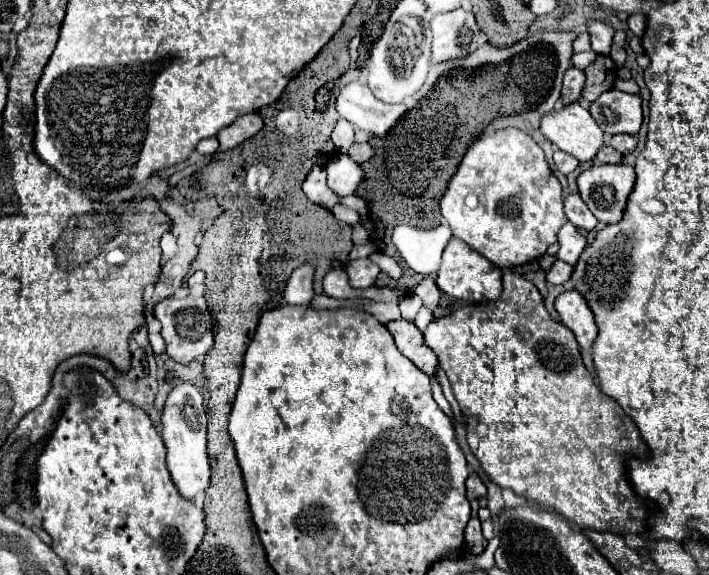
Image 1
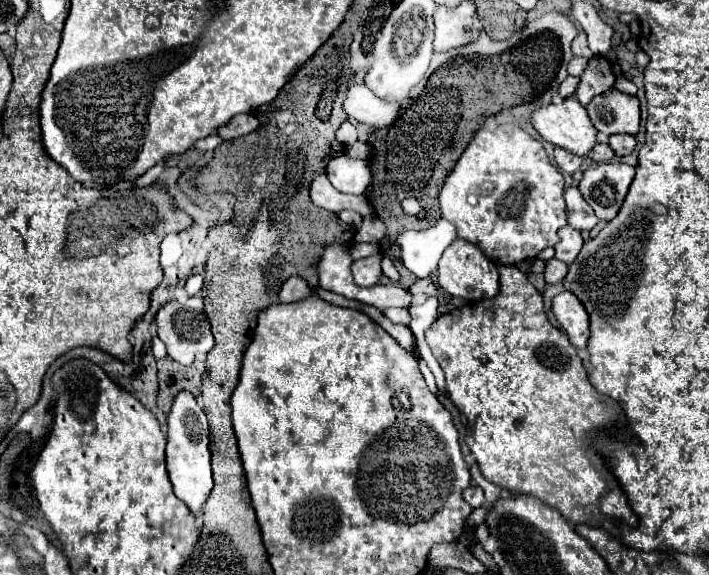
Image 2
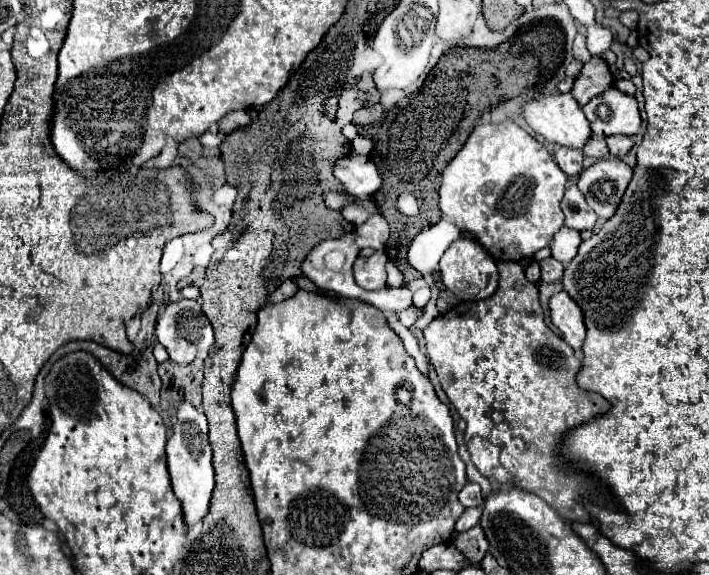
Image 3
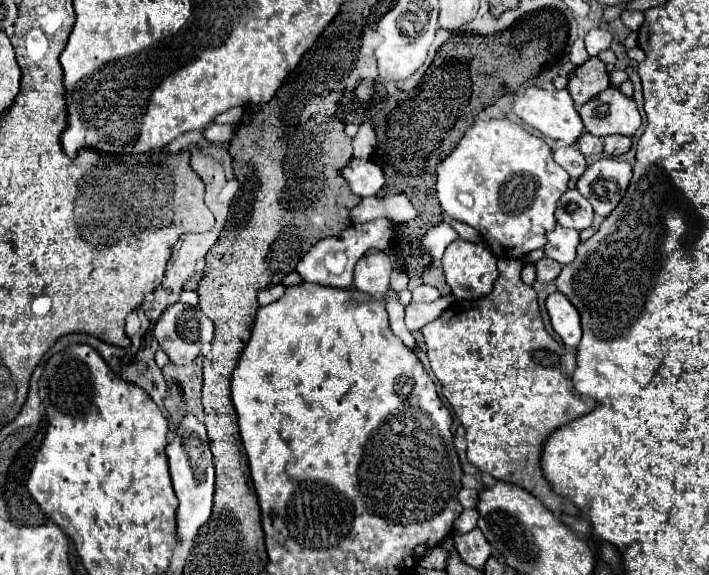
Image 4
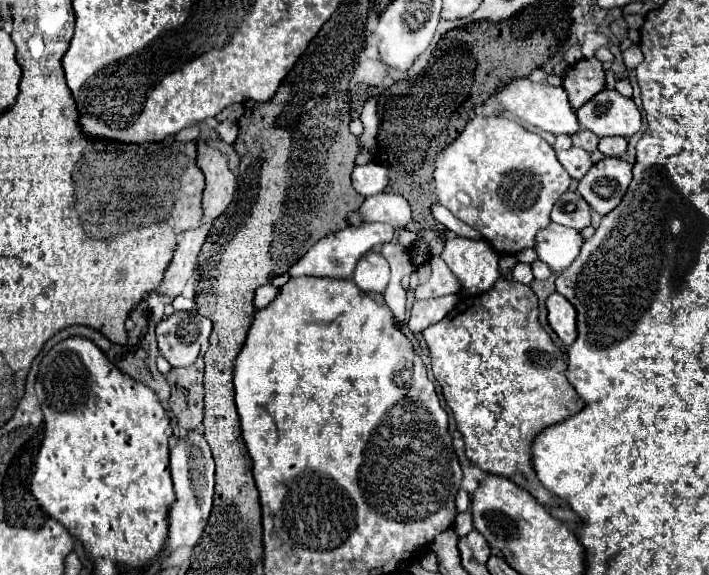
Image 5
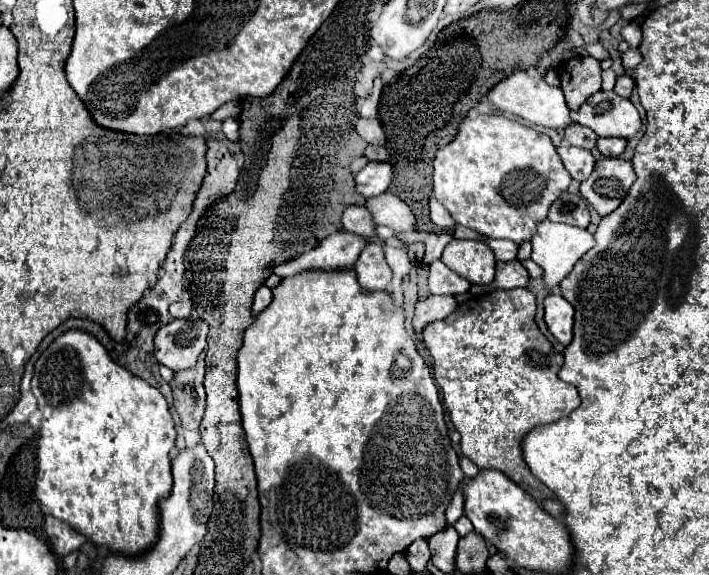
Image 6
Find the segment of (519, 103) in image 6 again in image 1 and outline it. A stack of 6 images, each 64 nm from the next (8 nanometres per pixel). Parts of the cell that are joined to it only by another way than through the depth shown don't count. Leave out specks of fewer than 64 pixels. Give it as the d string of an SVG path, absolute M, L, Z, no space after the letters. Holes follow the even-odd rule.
M572 102L562 110L552 110L540 118L540 132L560 150L572 154L580 162L592 160L604 144L604 132L592 120L590 112Z

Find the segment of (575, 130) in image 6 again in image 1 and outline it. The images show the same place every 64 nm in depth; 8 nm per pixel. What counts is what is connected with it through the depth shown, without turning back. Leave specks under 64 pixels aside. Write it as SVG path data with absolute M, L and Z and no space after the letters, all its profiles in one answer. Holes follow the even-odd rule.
M604 146L596 154L596 162L600 162L600 164L618 164L620 160L622 160L622 154L616 152L612 146Z

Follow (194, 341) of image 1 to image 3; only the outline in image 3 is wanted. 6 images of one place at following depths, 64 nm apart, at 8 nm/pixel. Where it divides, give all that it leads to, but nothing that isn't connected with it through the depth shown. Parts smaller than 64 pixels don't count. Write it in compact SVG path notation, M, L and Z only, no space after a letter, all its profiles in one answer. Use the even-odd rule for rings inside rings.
M178 300L178 302L170 302L166 306L166 310L158 316L156 338L168 350L170 360L174 360L176 364L190 364L196 358L198 348L202 346L202 342L206 344L206 350L214 344L214 328L212 328L210 320L206 318L206 314L202 312L198 302Z

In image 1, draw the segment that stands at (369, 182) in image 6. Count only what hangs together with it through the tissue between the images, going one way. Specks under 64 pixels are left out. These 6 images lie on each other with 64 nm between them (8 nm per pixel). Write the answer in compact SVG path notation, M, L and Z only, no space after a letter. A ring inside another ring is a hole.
M338 154L336 158L332 158L326 170L328 170L328 186L340 196L354 194L364 180L364 170L348 154Z

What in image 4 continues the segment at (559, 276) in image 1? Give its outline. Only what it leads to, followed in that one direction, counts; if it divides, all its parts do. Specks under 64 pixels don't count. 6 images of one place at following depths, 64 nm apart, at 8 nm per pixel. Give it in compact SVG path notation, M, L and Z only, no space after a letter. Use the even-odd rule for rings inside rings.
M542 258L542 260L538 260L536 264L536 280L538 282L550 282L550 280L554 280L558 274L560 274L560 266L556 266L556 262L554 260L546 260L546 258Z

